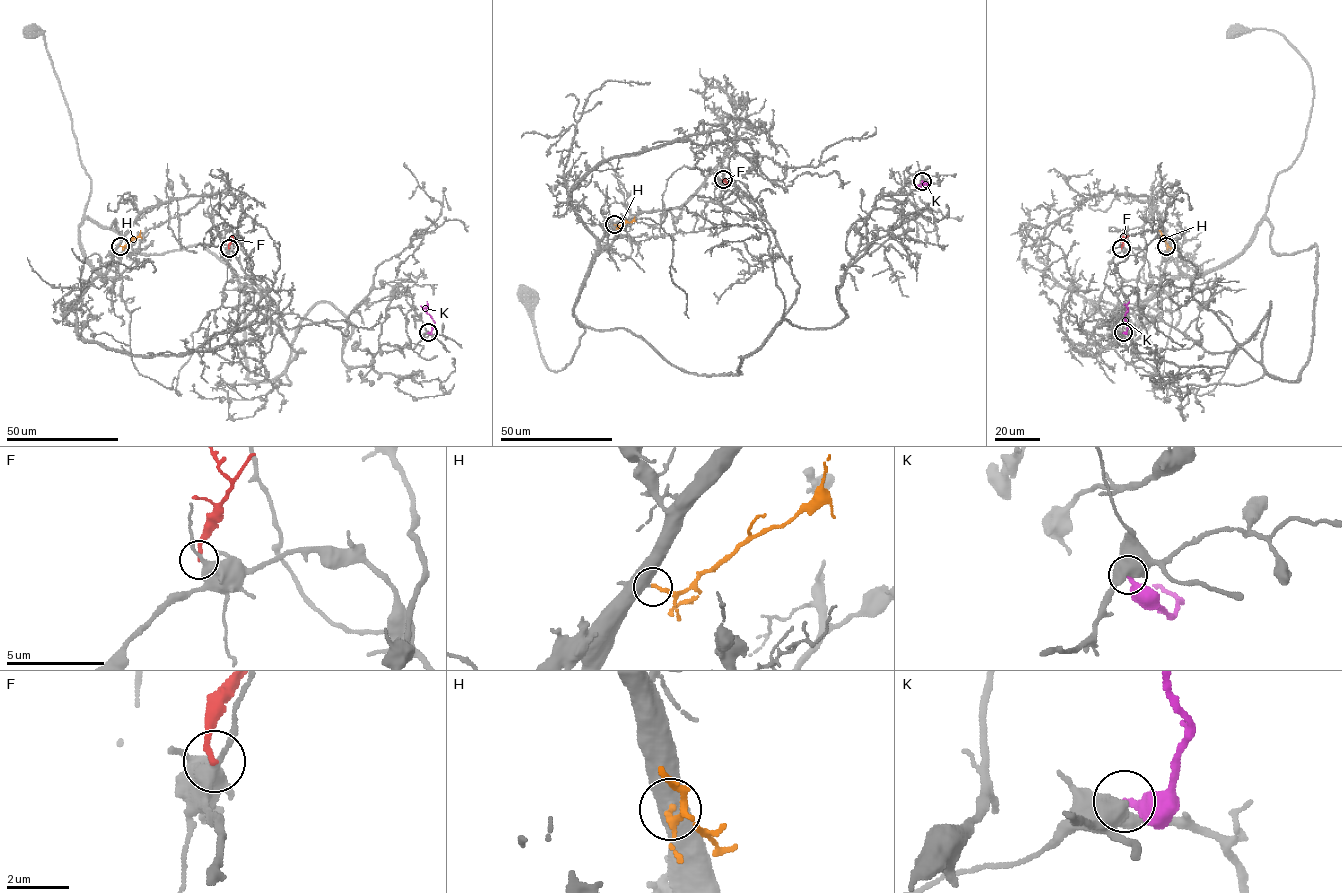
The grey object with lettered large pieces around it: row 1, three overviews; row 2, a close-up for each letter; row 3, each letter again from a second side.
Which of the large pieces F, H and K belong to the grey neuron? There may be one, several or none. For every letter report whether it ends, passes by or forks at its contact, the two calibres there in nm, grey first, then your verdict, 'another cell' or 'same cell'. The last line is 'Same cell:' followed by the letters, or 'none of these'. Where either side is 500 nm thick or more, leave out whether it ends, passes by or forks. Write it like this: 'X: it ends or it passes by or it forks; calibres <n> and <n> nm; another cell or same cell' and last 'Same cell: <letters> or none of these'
F: it ends; calibres 360 and 180 nm; another cell
H: it ends; calibres 460 and 180 nm; same cell
K: calibres 550 and 360 nm; another cell
Same cell: H

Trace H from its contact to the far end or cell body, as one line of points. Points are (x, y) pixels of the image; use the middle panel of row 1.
H: (614, 225), (630, 222), (634, 217)

